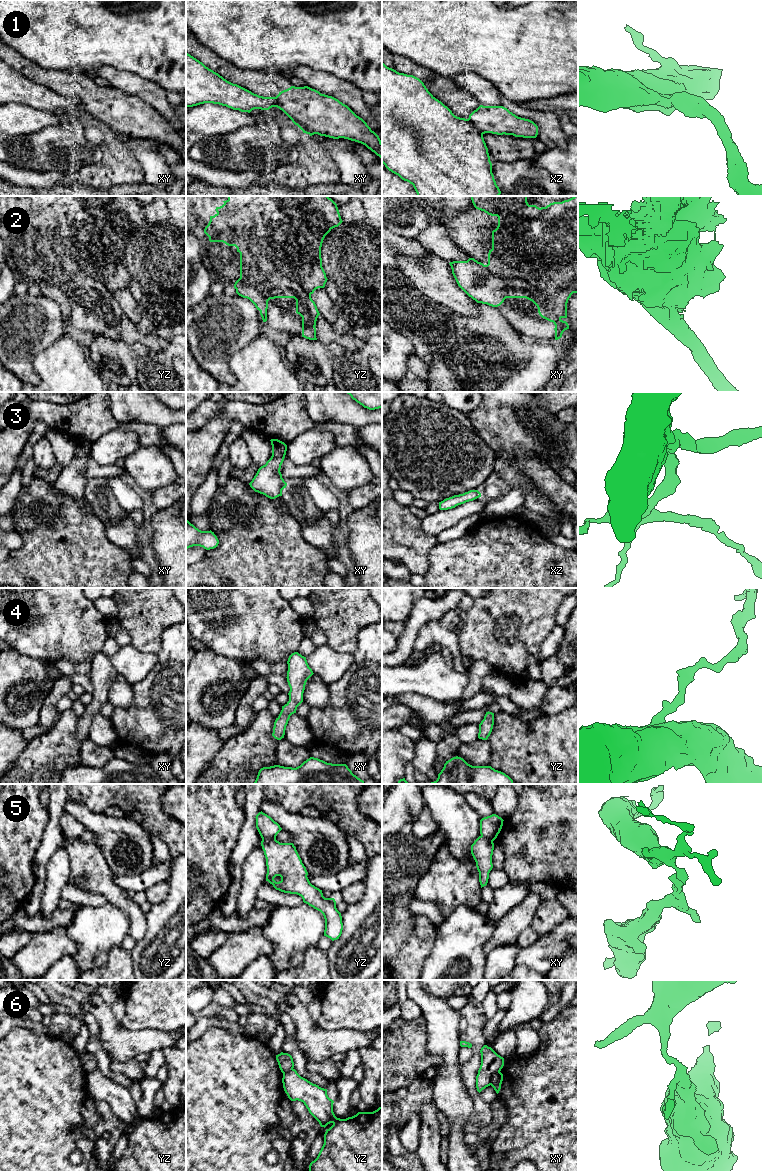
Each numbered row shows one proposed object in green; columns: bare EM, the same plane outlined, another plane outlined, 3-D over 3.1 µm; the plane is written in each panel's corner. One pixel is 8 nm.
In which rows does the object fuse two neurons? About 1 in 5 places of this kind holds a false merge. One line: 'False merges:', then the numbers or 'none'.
False merges: 1, 5, 6

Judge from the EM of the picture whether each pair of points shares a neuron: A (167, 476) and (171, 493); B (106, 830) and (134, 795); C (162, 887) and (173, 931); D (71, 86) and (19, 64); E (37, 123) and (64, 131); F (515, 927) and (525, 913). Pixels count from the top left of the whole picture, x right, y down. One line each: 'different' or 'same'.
A: different
B: different
C: different
D: same
E: different
F: same

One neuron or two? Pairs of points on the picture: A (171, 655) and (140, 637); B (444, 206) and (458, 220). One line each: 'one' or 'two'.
A: two
B: two

